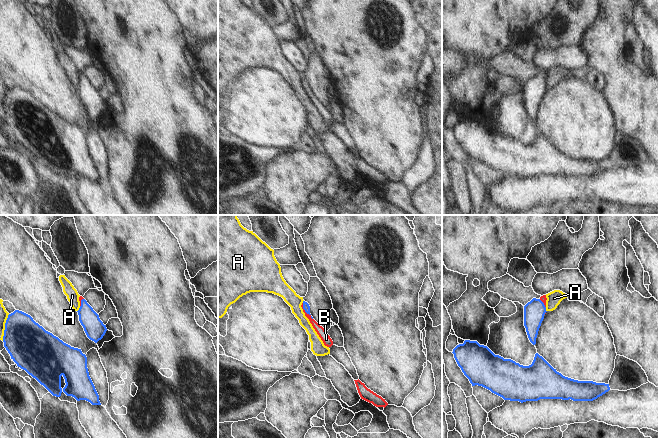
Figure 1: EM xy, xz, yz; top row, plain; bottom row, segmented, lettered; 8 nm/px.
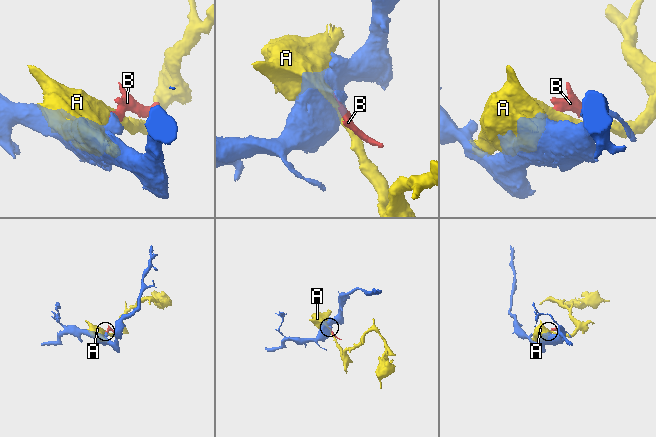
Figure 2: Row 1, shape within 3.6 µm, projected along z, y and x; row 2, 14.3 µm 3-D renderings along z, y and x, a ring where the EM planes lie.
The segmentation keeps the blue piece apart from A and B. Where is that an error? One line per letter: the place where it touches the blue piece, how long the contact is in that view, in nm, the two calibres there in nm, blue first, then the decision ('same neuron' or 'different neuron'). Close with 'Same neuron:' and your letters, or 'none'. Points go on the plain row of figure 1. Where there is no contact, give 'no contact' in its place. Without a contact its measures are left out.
A: xy (5, 103) | 220 nm | 360/70 nm | different neuron
B: xz (305, 87) | 160 nm | 60/70 nm | same neuron
Same neuron: B

